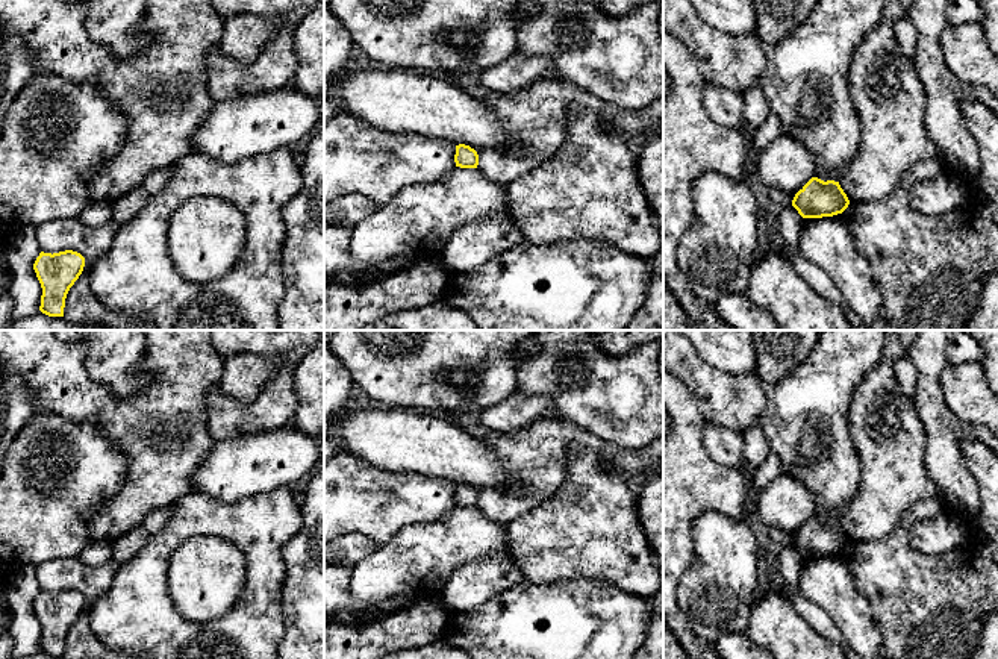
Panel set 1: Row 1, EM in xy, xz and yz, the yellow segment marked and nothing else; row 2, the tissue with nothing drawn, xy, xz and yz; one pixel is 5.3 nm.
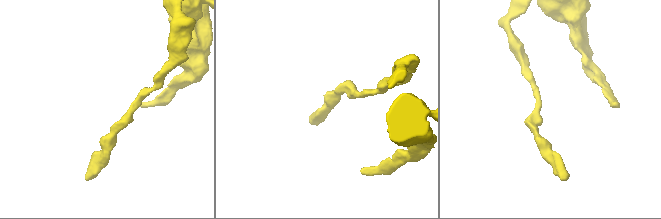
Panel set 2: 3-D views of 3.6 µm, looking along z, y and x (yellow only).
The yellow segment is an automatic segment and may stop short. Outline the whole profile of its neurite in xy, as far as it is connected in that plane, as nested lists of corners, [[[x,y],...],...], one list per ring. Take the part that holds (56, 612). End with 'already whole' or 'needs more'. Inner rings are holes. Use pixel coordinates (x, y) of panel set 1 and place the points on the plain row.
[[[73,589],[59,592],[41,591],[33,609],[42,627],[39,650],[48,656],[64,656],[65,638],[79,618],[85,597]]]; already whole

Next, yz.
[[[812,517],[794,536],[792,545],[803,557],[822,557],[842,553],[850,539],[839,521]]]; already whole

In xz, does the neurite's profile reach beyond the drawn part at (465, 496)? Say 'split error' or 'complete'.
complete

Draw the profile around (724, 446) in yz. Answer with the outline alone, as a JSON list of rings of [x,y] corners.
[[[704,421],[703,442],[707,454],[716,464],[747,473],[744,459],[744,436],[741,432]]]

